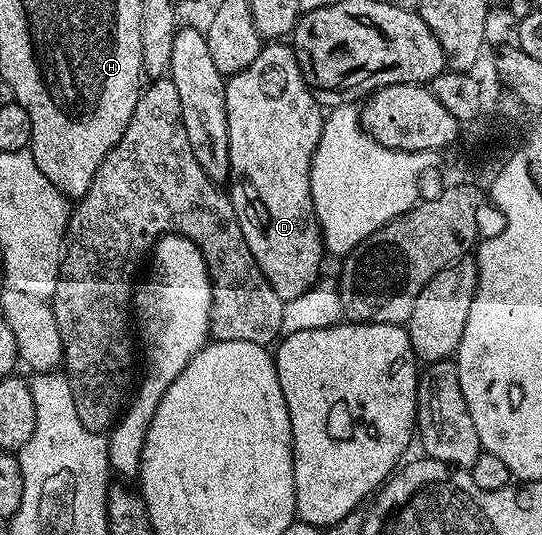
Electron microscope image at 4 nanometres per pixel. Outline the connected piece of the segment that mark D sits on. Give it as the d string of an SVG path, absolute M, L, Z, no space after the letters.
M273 40L262 45L259 56L255 56L255 60L251 60L251 64L246 70L238 74L228 75L225 84L225 103L227 104L229 169L232 171L231 181L227 186L229 200L233 204L234 212L237 213L239 228L243 228L243 240L247 240L247 248L251 248L251 256L255 256L255 264L259 264L259 268L263 272L263 276L267 276L271 288L275 288L275 292L279 292L279 296L287 303L295 296L303 296L303 292L307 292L312 286L317 285L322 277L321 257L326 257L327 254L325 243L321 241L321 226L317 222L317 213L313 207L311 180L309 179L311 176L311 160L315 148L319 144L321 130L325 127L326 115L323 113L323 108L315 100L313 91L305 83L305 77L299 68L292 45L281 40Z

